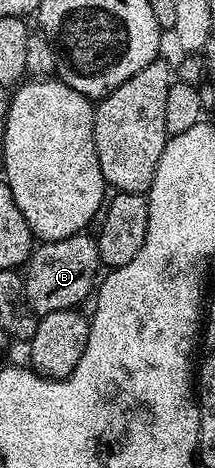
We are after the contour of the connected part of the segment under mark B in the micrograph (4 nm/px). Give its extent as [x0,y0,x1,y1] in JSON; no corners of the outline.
[24,234,98,317]

